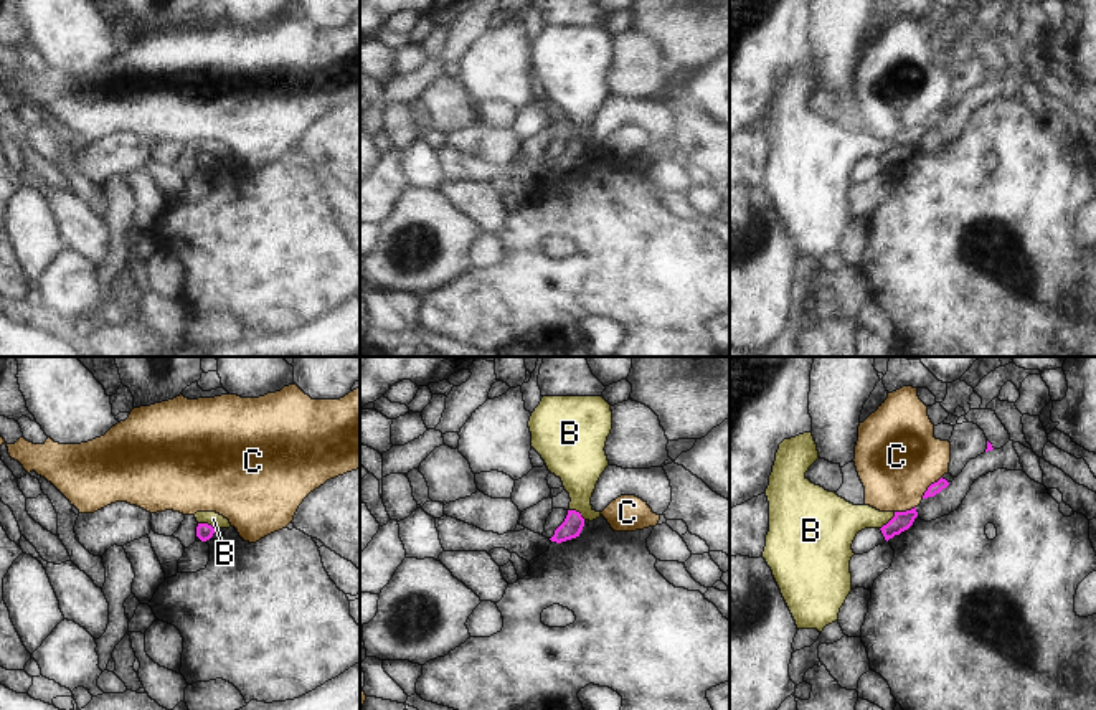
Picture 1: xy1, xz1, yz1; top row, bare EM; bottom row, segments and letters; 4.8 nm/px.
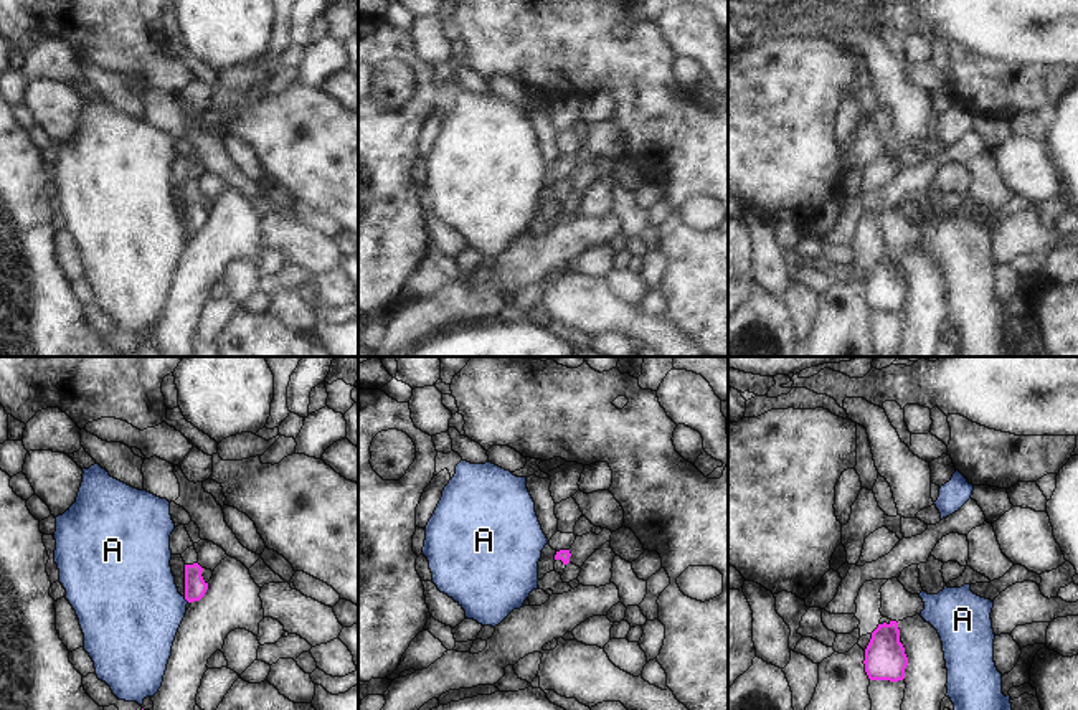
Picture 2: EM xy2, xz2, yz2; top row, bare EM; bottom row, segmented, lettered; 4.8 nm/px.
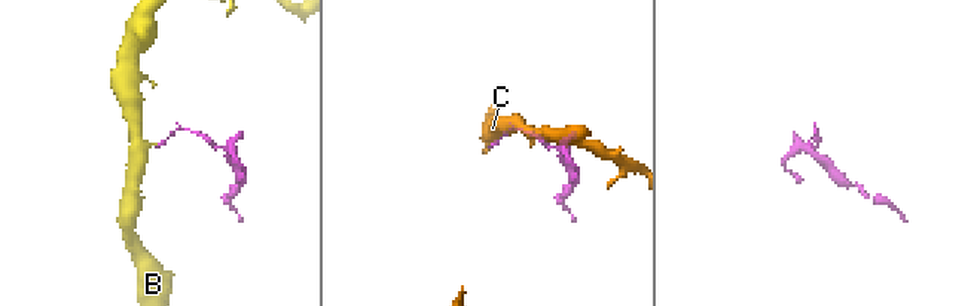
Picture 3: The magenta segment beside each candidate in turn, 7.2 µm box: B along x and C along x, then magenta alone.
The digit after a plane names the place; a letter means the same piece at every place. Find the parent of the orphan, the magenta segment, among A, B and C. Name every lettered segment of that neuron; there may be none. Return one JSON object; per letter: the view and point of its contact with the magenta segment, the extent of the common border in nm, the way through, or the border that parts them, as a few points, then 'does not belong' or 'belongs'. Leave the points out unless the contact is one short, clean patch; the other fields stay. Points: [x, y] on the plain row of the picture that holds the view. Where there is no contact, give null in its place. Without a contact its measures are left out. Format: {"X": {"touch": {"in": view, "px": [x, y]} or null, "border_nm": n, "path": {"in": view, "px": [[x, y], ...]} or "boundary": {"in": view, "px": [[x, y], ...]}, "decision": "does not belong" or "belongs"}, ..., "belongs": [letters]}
{"A": {"touch": {"in": "xy2", "px": [187, 230]}, "border_nm": 40, "boundary": {"in": "xy2", "px": [[184, 227], [189, 231]]}, "decision": "does not belong"}, "B": {"touch": {"in": "xz1", "px": [575, 141]}, "border_nm": 100, "boundary": {"in": "xz1", "px": [[568, 139], [575, 139], [585, 149]]}, "decision": "does not belong"}, "C": {"touch": {"in": "yz1", "px": [930, 116]}, "border_nm": 150, "boundary": {"in": "yz1", "px": [[941, 106], [921, 127]]}, "decision": "does not belong"}, "belongs": []}

